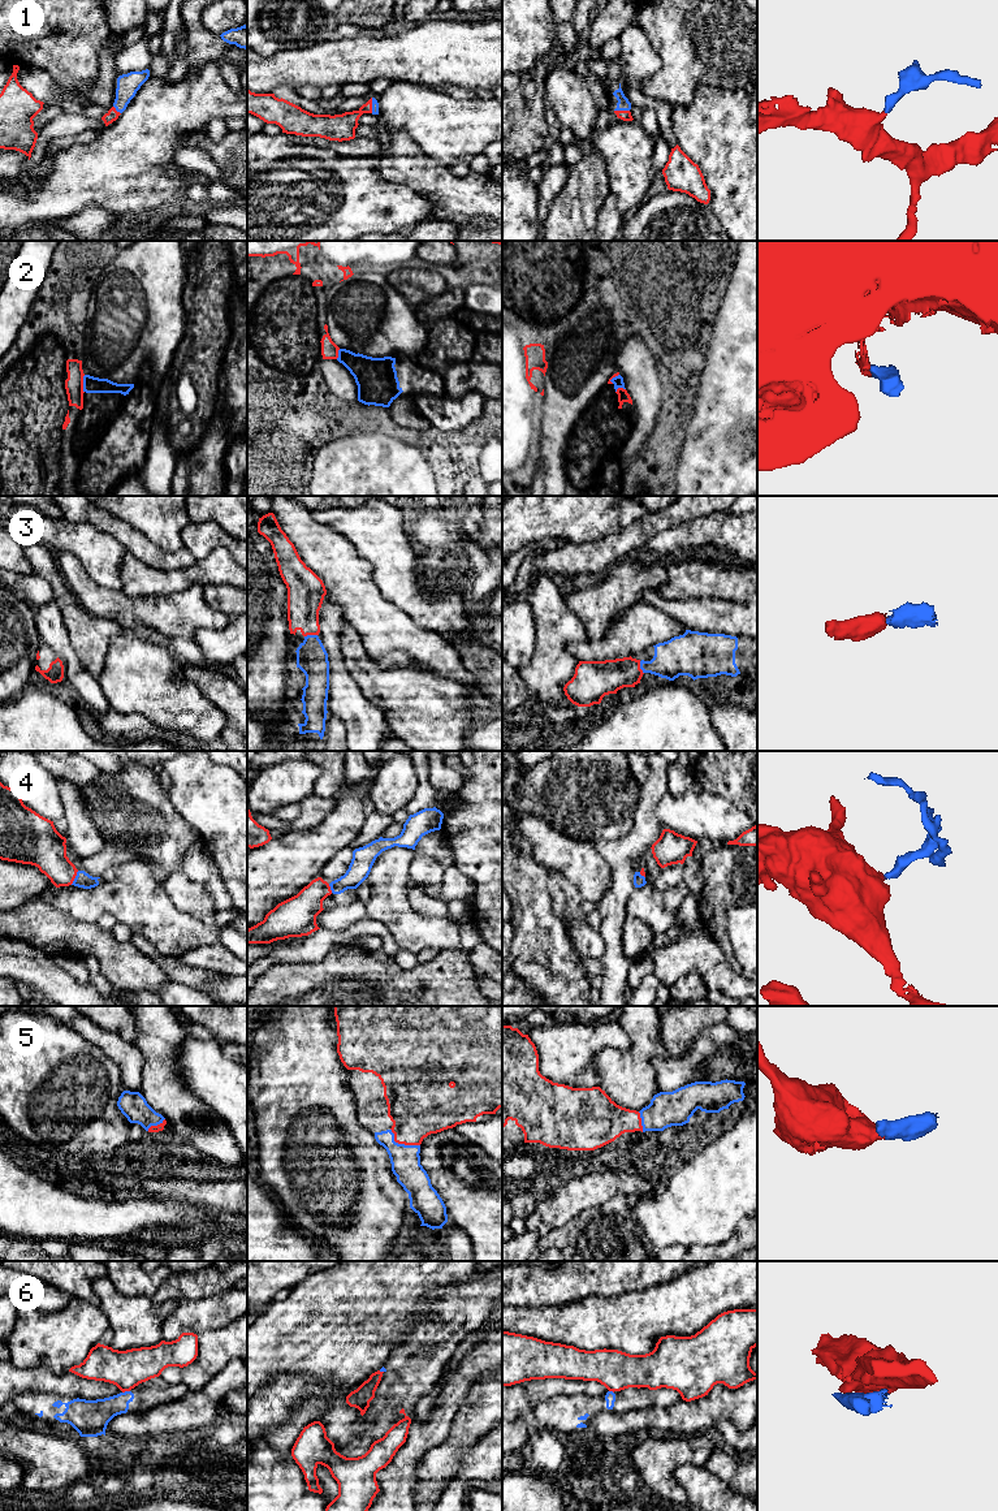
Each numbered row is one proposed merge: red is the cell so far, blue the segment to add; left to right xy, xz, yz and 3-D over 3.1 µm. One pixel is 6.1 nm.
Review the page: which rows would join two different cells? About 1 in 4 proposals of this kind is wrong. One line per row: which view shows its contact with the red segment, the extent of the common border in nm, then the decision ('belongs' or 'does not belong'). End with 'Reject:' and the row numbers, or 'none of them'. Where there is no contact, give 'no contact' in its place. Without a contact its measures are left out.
1: contact in yz; length 100 nm; belongs
2: contact in xy; length 110 nm; does not belong
3: contact in xz; length 80 nm; belongs
4: contact in xy; length 100 nm; belongs
5: contact in xz; length 220 nm; belongs
6: contact in xy; length 50 nm; does not belong
Reject: 2, 6

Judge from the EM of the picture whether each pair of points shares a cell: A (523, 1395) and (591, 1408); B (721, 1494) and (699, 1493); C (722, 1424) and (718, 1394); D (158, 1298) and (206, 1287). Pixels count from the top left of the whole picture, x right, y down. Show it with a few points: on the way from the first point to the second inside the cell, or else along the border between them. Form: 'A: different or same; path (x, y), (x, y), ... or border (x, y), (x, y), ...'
A: different; border (575, 1394), (556, 1394), (519, 1416)
B: same; path (716, 1494), (704, 1493)
C: different; border (713, 1425), (718, 1419), (729, 1419), (743, 1432)
D: same; path (169, 1291), (175, 1287), (194, 1287)

